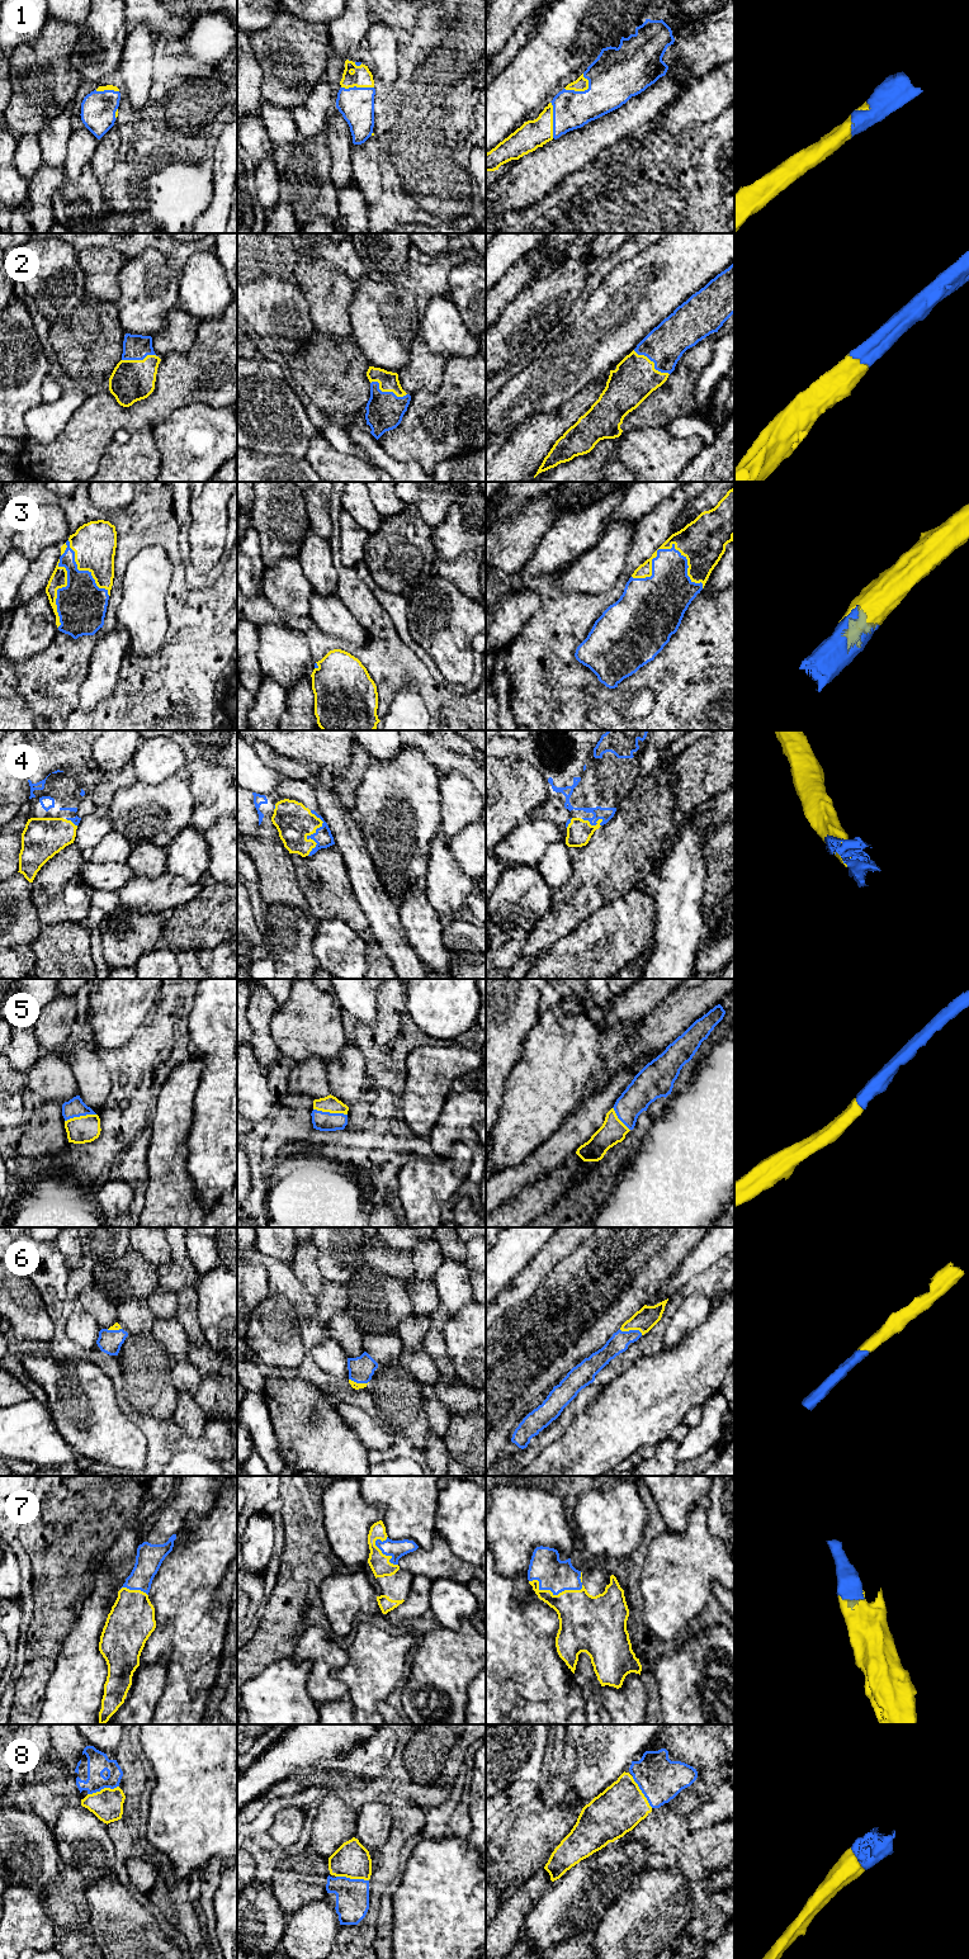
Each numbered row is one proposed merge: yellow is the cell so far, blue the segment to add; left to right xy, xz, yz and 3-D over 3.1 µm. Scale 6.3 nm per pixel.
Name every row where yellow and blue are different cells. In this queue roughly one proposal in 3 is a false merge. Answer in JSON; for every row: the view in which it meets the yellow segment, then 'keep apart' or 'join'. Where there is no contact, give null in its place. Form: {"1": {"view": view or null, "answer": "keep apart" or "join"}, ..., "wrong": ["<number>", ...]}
{"1": {"view": "yz", "answer": "join"}, "2": {"view": "xz", "answer": "join"}, "3": {"view": "yz", "answer": "join"}, "4": {"view": "xz", "answer": "join"}, "5": {"view": "xz", "answer": "join"}, "6": {"view": "yz", "answer": "join"}, "7": {"view": "yz", "answer": "join"}, "8": {"view": "xz", "answer": "join"}, "wrong": []}

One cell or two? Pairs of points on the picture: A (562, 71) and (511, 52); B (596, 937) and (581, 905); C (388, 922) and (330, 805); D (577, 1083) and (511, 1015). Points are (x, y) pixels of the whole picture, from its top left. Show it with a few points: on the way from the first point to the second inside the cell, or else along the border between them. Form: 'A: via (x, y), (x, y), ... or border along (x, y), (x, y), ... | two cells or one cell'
A: border along (535, 31), (499, 75) | two cells
B: border along (608, 902), (565, 936) | two cells
C: via (370, 893), (346, 834) | one cell
D: border along (538, 1016), (525, 1037), (524, 1051), (518, 1059) | two cells

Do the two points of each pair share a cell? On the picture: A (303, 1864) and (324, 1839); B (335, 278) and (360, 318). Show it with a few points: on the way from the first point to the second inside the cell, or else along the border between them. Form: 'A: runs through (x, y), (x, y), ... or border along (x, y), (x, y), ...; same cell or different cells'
A: border along (310, 1846), (327, 1859); different cells
B: border along (355, 287), (349, 307), (351, 334); different cells

